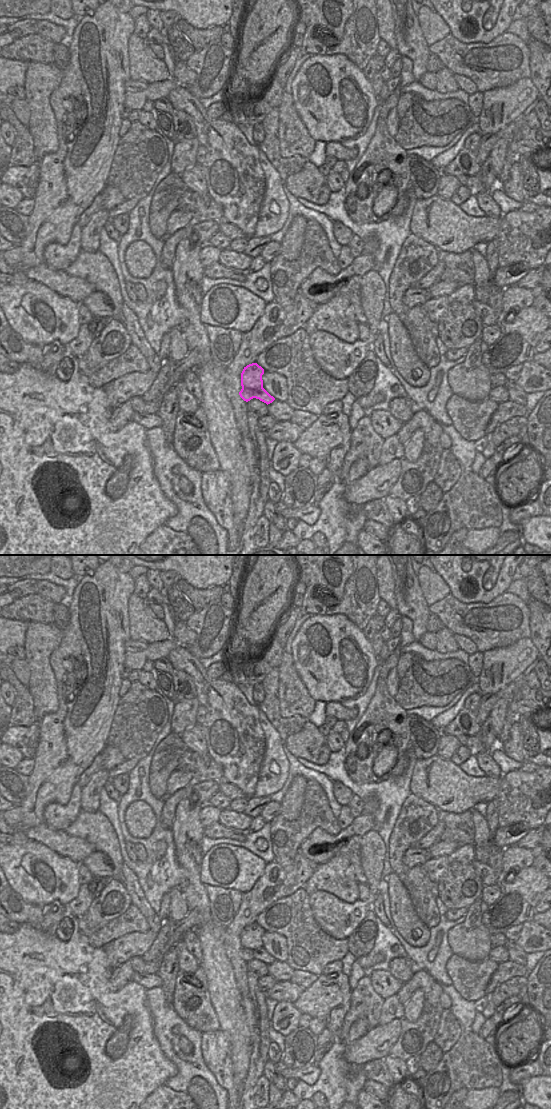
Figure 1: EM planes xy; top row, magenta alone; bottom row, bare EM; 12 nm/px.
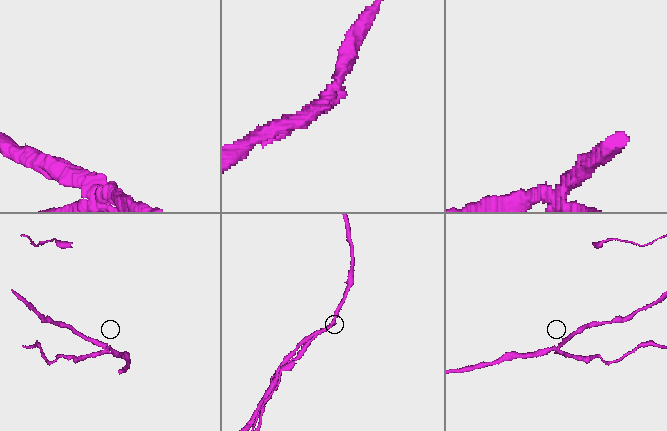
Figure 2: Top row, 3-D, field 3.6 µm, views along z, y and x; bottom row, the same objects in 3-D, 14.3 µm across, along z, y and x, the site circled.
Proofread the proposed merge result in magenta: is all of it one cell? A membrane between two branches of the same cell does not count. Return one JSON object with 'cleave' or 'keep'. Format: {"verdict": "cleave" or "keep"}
{"verdict": "cleave"}

